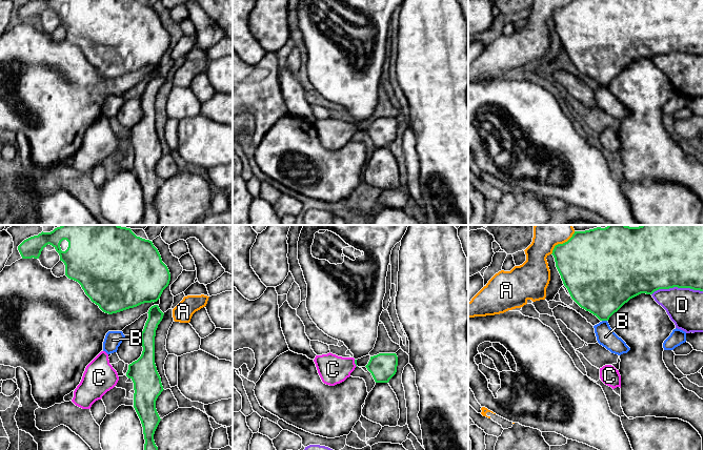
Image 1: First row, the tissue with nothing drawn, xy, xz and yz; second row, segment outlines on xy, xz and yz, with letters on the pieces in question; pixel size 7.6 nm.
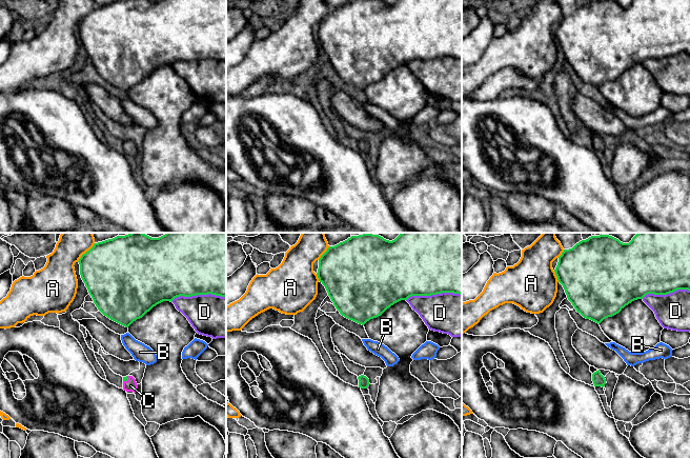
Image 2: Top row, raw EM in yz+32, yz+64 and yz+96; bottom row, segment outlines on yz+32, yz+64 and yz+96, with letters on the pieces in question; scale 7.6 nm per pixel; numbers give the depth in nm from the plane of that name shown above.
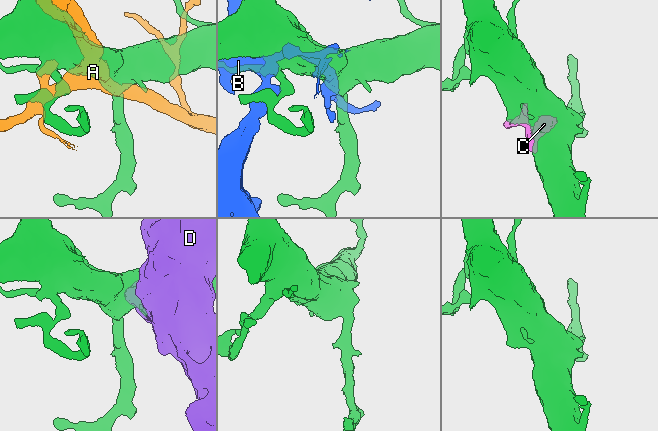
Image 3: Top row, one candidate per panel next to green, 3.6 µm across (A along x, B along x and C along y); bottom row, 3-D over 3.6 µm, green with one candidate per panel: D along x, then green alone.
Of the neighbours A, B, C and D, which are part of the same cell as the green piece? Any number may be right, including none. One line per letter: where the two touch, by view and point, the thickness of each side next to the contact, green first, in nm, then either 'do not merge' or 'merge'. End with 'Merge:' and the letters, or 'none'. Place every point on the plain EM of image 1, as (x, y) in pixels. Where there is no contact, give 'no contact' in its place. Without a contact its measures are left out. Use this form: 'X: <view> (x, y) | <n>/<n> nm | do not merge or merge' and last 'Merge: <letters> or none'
A: yz (560, 8) | 440/190 nm | do not merge
B: yz (604, 84) | 420/140 nm | do not merge
C: xz (355, 127) | 20/220 nm | merge
D: yz (677, 50) | 420/320 nm | do not merge
Merge: C

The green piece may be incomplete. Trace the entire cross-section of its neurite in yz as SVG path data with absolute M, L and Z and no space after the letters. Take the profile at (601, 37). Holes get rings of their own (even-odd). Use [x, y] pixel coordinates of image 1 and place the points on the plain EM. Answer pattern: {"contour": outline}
{"contour": "M572 0L567 6L556 9L551 19L571 63L600 85L608 85L625 67L641 58L652 59L659 54L673 52L704 56L704 0Z"}

